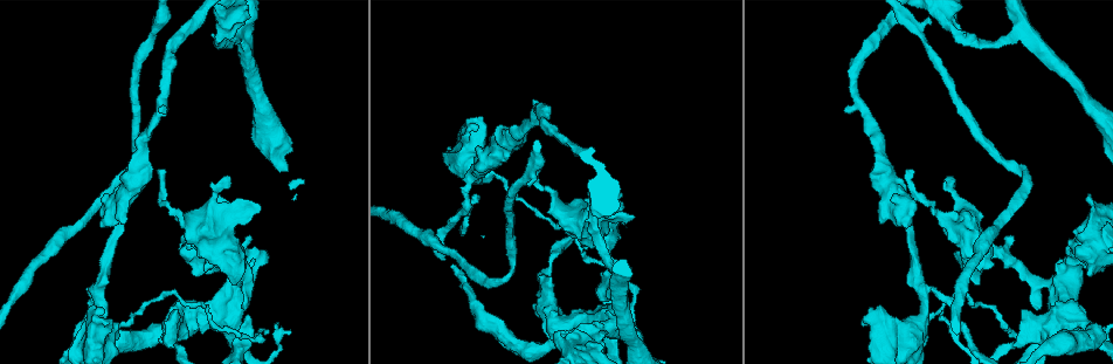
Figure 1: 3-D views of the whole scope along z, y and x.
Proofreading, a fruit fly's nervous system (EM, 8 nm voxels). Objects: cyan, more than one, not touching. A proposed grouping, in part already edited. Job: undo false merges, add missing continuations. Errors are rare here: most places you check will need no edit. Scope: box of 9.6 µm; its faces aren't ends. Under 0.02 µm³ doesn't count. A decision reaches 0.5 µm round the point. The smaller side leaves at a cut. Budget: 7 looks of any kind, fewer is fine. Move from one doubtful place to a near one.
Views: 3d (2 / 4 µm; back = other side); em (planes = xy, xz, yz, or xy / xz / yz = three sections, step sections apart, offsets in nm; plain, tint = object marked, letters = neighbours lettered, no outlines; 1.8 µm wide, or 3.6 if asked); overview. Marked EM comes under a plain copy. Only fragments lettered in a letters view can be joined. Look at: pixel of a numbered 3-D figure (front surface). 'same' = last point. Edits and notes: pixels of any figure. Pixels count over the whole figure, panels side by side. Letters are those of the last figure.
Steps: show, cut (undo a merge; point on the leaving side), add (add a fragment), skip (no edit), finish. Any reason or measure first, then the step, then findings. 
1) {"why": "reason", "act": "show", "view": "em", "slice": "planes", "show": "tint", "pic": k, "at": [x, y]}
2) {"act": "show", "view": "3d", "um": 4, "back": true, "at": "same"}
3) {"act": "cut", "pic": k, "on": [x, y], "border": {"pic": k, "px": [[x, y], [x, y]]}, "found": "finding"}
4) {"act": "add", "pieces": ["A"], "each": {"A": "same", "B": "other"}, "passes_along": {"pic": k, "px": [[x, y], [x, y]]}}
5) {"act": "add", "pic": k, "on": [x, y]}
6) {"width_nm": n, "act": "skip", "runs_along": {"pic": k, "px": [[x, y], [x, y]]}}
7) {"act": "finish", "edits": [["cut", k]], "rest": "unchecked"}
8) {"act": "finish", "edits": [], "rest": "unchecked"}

{"why": "thin end", "act": "show", "view": "em", "slice": "xy", "step": 4, "show": "letters", "pic": 1, "at": [265, 335]}

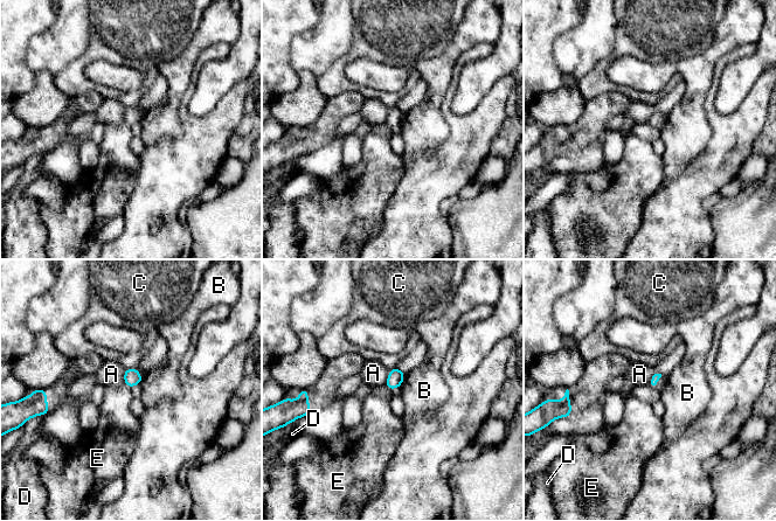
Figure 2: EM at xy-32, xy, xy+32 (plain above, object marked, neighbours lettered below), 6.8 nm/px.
{"act": "skip", "each": {"A": "other", "B": "other", "C": "other", "D": "other", "E": "other"}, "found": "no lettered fragment goes on from it"}

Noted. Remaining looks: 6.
{"why": "branch point", "act": "show", "view": "3d", "um": 4, "pic": 1, "at": [464, 210]}

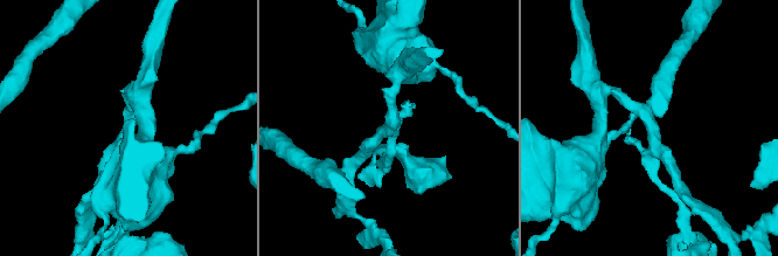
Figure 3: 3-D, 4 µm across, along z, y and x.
{"act": "show", "view": "em", "slice": "xy", "step": 4, "show": "tint", "pic": 3, "at": [386, 128]}

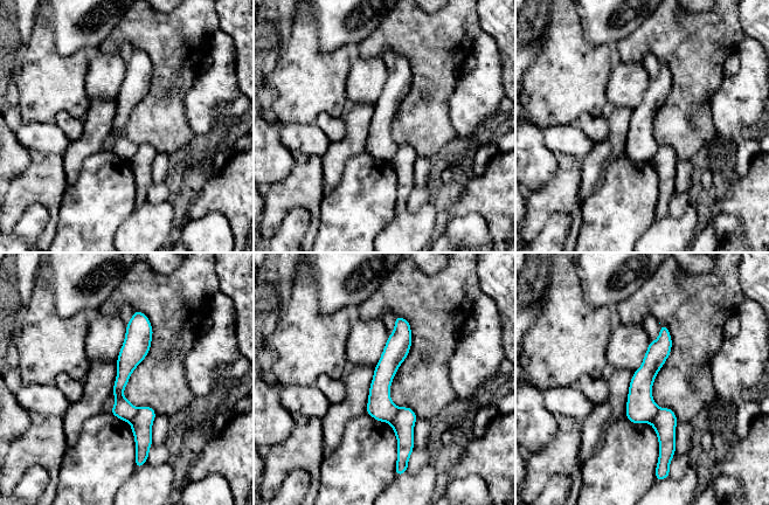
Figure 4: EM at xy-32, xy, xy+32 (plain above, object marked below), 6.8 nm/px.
{"act": "show", "view": "em", "slice": "planes", "show": "letters", "at": "same"}

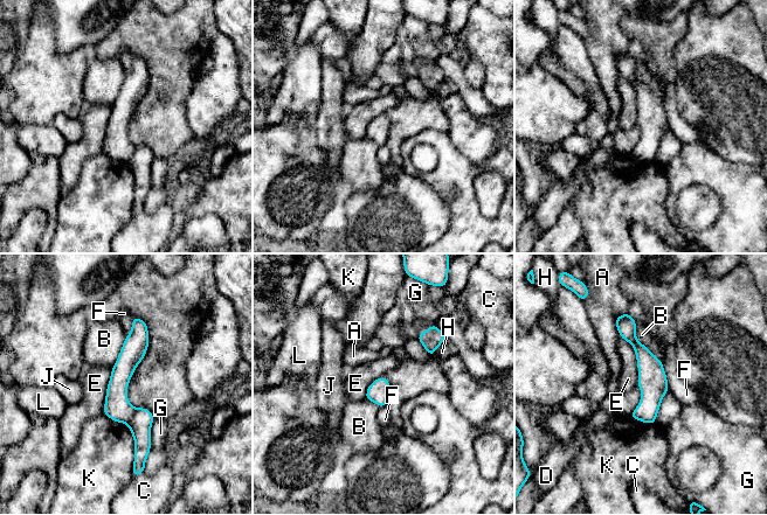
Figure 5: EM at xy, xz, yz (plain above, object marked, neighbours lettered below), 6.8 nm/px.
{"width_nm": 150, "act": "cut", "pic": 5, "on": [117, 406], "each": {"A": "other", "B": "other", "C": "other", "D": "other", "E": "other", "F": "other", "G": "other", "H": "other", "J": "other", "K": "other", "L": "other"}, "found": "two neurons meet here"}

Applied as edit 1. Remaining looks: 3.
{"why": "thick turns thin", "act": "show", "view": "em", "slice": "planes", "show": "letters", "pic": 1, "at": [184, 320]}

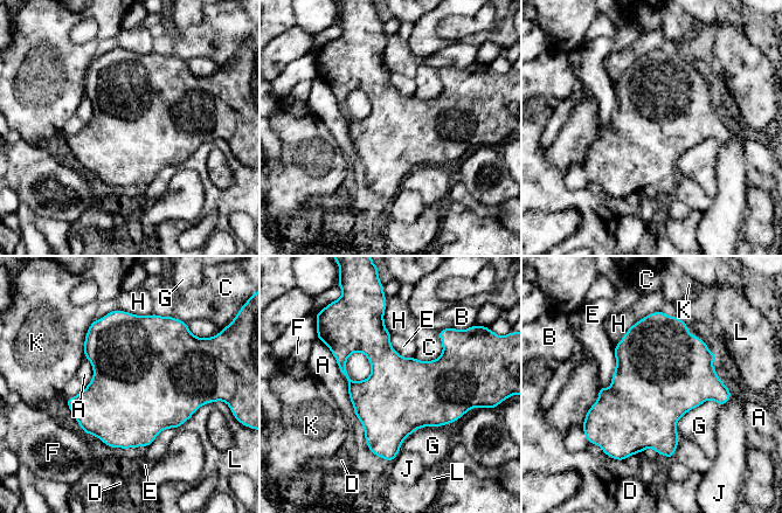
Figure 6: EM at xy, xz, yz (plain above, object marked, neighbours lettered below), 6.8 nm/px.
{"act": "skip", "each": {"A": "other", "B": "other", "C": "other", "D": "other", "E": "other", "F": "other", "G": "other", "H": "other", "J": "other", "K": "other", "L": "other"}, "border": {"pic": 6, "px": [[614, 348], [615, 371], [606, 389]]}, "found": "continuous, no second neuron"}

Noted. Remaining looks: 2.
{"act": "finish", "edits": [["cut", 5]], "rest": "unchecked"}

